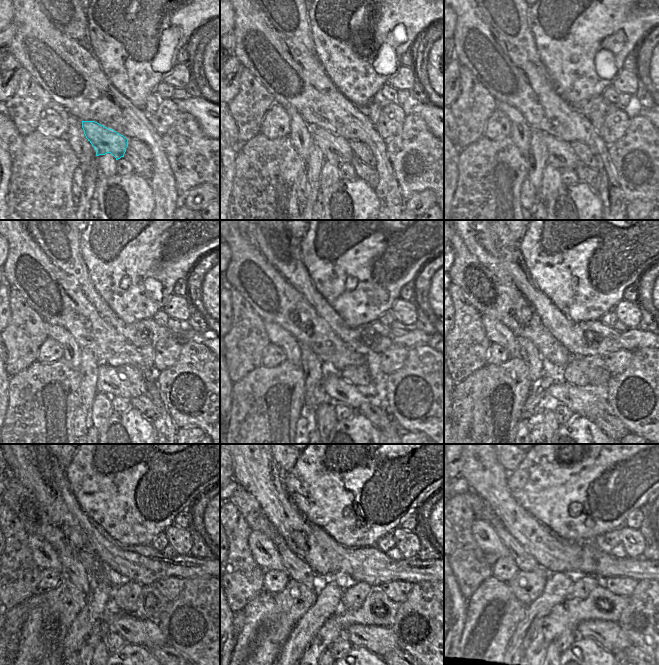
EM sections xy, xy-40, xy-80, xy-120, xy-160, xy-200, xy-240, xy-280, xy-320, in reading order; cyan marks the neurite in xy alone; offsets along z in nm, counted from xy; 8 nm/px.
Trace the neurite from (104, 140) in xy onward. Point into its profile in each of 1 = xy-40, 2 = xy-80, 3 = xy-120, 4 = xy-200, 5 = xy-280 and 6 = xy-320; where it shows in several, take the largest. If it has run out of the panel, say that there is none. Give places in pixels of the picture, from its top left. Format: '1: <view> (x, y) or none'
1: xy-40 (336, 150)
2: xy-80 (560, 154)
3: xy-120 (110, 382)
4: xy-200 (590, 401)
5: xy-280 (379, 640)
6: xy-320 (608, 636)

